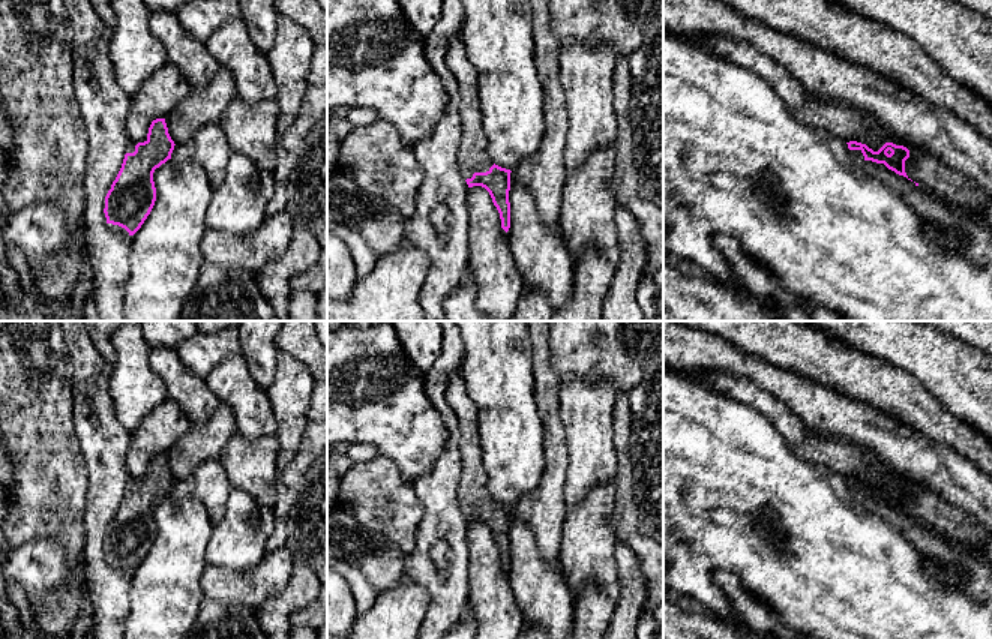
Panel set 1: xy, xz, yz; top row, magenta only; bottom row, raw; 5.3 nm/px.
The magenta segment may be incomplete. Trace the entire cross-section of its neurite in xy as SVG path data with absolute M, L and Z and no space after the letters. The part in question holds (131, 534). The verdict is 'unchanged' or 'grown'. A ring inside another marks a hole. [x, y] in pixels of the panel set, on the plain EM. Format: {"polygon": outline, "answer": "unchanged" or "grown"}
{"polygon": "M165 454L152 458L144 478L129 478L122 504L105 532L107 562L114 570L134 572L156 537L153 508L174 486Z", "answer": "grown"}

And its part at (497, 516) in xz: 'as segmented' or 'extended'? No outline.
extended

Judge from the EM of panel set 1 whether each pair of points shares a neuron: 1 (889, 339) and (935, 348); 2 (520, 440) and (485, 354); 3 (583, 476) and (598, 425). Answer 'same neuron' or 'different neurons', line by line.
1: same neuron
2: same neuron
3: same neuron

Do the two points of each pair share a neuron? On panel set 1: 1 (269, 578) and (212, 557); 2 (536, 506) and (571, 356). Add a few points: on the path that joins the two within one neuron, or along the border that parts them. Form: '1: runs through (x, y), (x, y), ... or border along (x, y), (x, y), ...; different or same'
1: border along (266, 554), (257, 564), (245, 570), (212, 566); different
2: border along (550, 350), (550, 366), (560, 386); different

